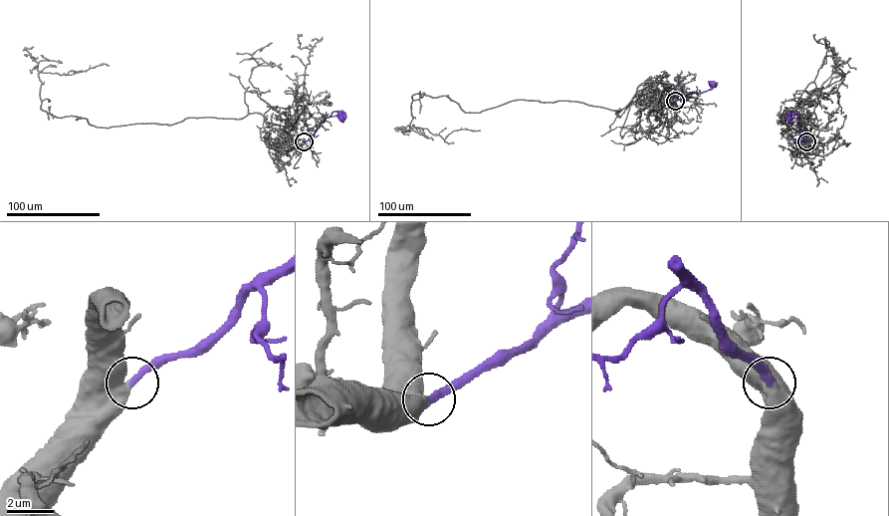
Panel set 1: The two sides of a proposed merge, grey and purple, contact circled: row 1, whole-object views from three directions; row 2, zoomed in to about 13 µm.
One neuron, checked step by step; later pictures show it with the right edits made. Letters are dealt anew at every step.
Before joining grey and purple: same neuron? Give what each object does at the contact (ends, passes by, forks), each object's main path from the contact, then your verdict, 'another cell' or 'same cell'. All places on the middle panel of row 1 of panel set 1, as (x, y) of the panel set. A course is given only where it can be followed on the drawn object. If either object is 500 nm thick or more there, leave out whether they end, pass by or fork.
course grey (675, 101), (660, 82), (618, 110), (466, 113), (412, 96), (410, 128), (480, 130); course purple (675, 101), (691, 92), (709, 90), (713, 83); same cell

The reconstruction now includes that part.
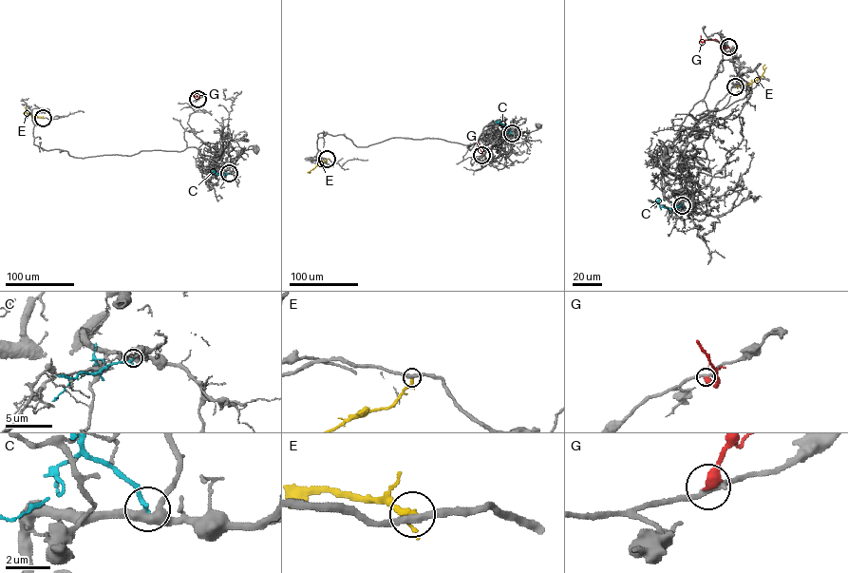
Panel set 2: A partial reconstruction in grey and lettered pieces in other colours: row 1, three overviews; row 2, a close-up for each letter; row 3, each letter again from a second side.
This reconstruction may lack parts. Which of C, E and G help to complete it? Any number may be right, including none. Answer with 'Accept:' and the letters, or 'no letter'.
Accept: no letter

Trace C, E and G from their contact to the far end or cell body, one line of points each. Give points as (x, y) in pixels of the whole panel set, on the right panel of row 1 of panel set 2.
C: (682, 205), (666, 208), (660, 206), (657, 200), (653, 201)
E: (736, 86), (751, 83), (759, 78), (764, 65)
G: (728, 47), (724, 47), (715, 39), (700, 41), (701, 35)

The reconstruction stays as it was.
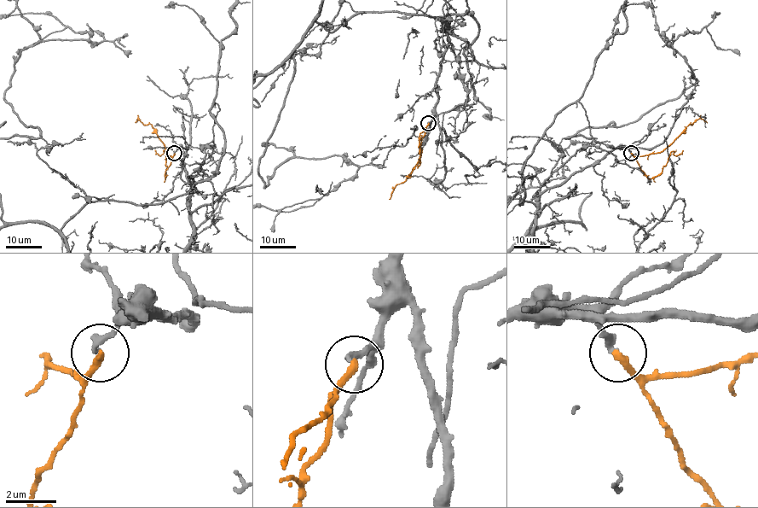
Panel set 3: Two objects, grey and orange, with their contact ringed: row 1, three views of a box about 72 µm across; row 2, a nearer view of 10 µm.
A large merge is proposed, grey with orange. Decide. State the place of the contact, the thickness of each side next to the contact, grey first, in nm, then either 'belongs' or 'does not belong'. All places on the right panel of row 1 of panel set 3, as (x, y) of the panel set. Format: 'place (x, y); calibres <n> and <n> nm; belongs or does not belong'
place (631, 153); calibres 280 and 280 nm; belongs

